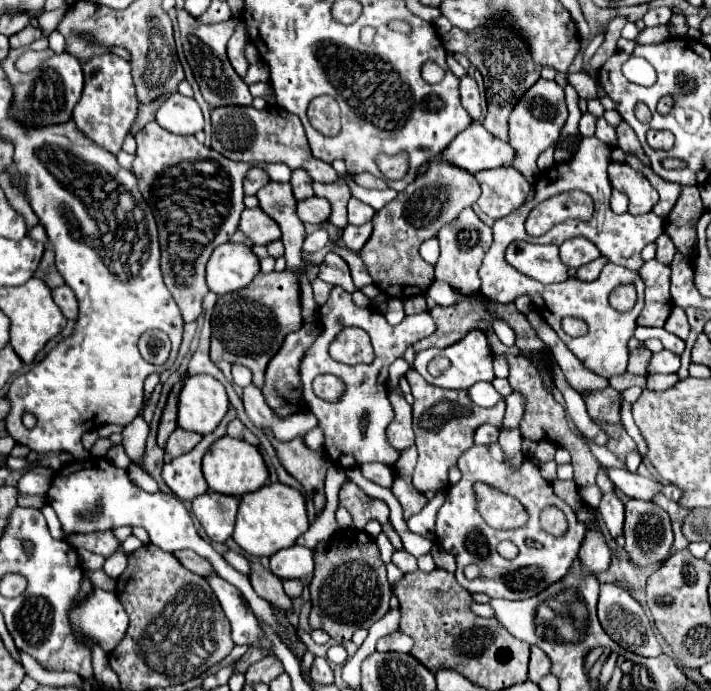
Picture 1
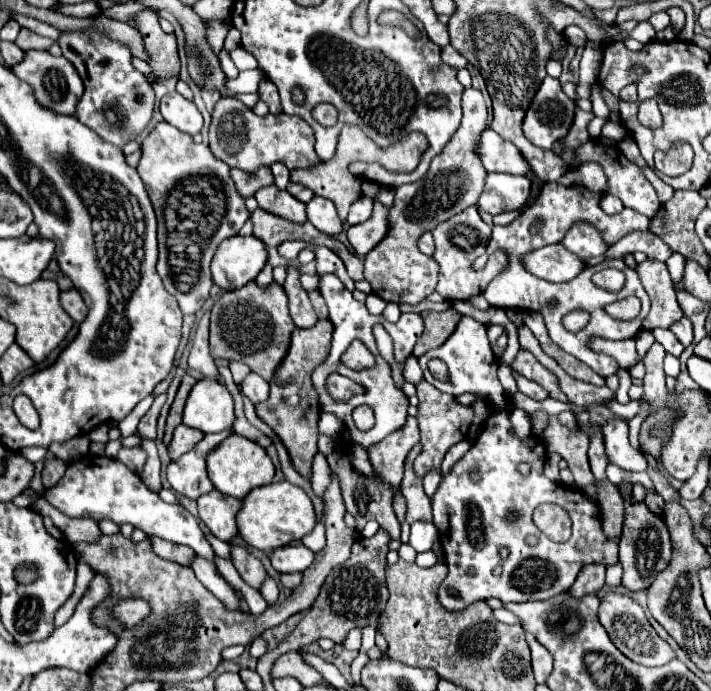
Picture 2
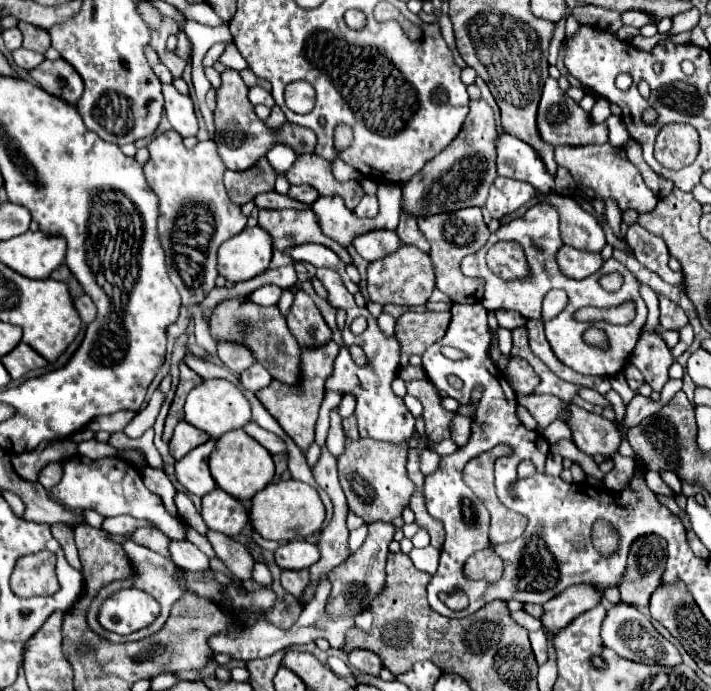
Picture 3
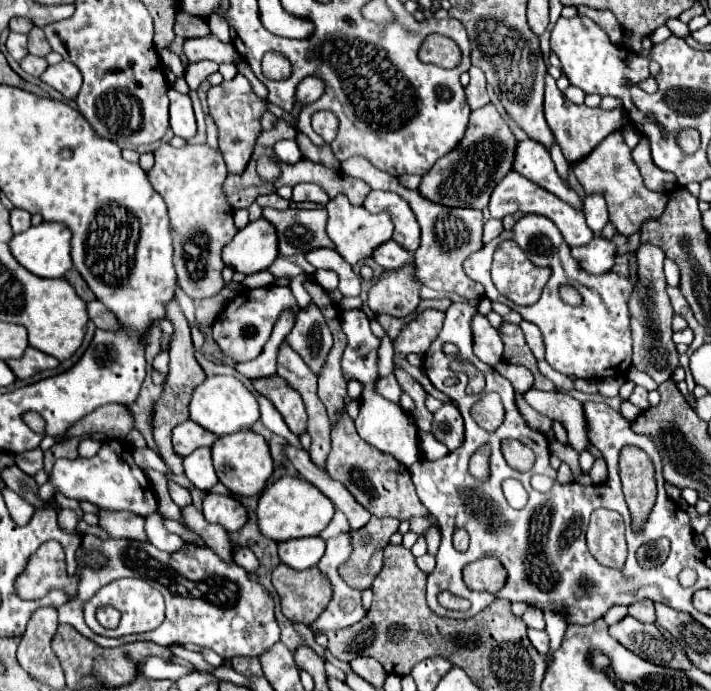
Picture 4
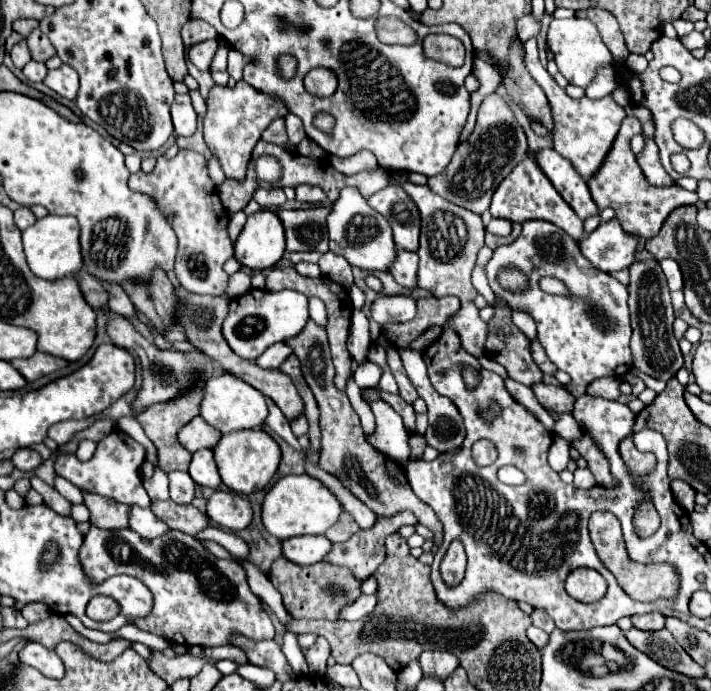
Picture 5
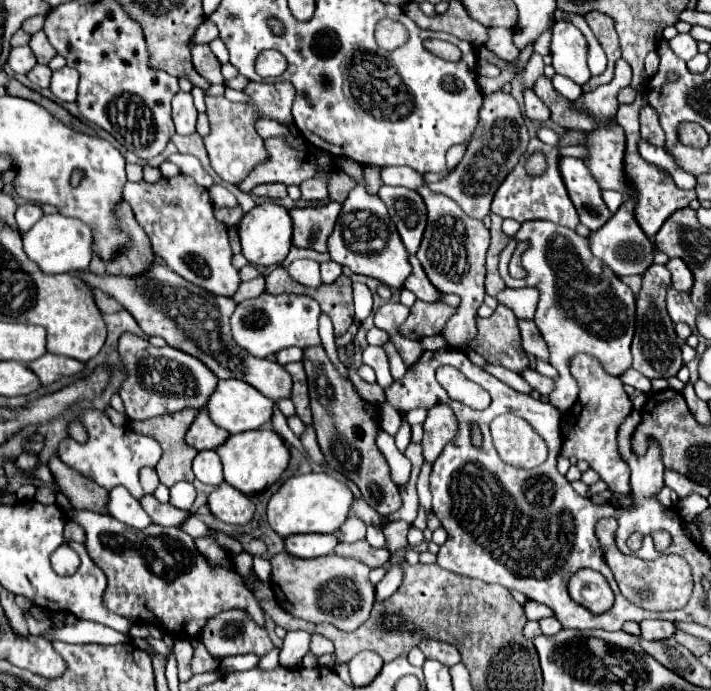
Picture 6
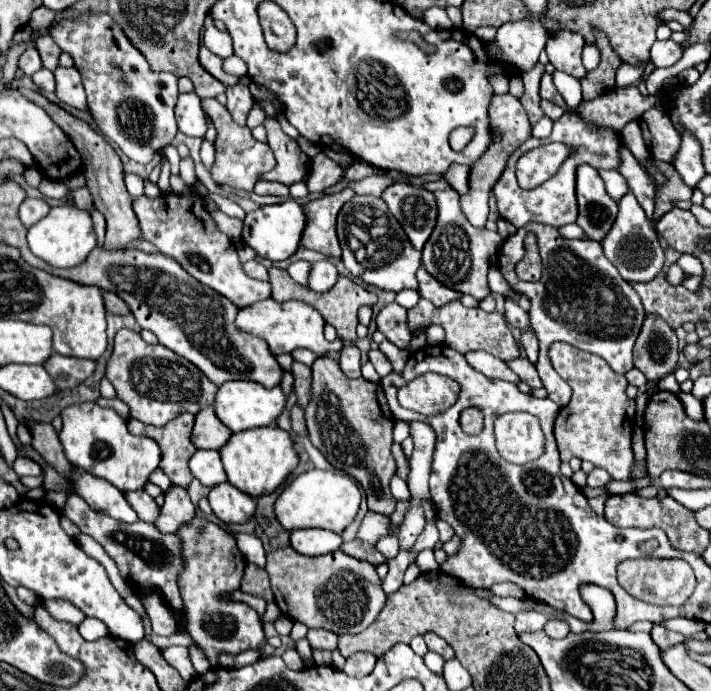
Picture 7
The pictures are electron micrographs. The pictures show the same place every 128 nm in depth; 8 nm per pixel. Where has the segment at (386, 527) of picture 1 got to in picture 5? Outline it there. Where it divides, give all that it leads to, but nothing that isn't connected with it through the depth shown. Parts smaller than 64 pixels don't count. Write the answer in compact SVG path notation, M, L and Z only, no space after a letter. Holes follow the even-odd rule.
M312 318L308 320L308 324L302 328L302 332L298 336L292 336L286 340L286 344L292 348L292 352L300 358L302 364L302 372L304 378L310 386L310 390L314 392L316 400L318 400L318 408L320 408L320 428L322 428L322 450L320 450L320 468L334 474L354 496L358 496L358 500L362 500L376 516L394 516L402 510L410 510L418 522L426 528L432 530L434 534L434 542L436 546L442 544L442 524L436 518L436 514L432 512L432 508L428 508L428 504L424 504L410 488L406 472L402 466L396 466L394 460L390 460L388 456L384 456L382 452L376 452L376 448L372 448L370 444L366 444L364 440L364 432L360 426L360 418L354 412L354 408L348 402L348 396L340 396L340 392L336 392L332 380L334 380L334 366L332 366L332 358L330 358L330 348L328 348L328 338L326 338L326 330L324 326L318 326Z

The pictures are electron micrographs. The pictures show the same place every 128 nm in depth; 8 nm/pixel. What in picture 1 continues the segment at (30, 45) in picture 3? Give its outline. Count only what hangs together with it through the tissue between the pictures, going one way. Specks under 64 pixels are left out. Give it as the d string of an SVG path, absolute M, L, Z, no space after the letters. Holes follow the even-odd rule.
M28 26L24 30L20 30L16 36L10 36L10 48L20 48L20 46L28 46L34 40L40 38L40 30L34 26Z

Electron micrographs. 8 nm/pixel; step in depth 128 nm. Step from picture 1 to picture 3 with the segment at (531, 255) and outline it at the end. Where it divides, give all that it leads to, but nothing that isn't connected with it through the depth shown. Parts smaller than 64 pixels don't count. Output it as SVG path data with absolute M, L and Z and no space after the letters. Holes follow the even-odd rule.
M562 246L556 252L556 262L558 262L560 272L568 278L574 278L574 280L580 280L580 278L594 274L604 264L600 254L576 250L572 246Z

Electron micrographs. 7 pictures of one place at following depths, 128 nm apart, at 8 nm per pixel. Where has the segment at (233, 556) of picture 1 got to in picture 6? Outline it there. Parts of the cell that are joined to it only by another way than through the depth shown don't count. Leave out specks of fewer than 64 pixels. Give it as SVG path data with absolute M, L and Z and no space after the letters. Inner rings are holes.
M176 482L172 488L170 488L170 502L178 508L184 508L184 510L190 510L192 504L196 500L196 490L190 482Z

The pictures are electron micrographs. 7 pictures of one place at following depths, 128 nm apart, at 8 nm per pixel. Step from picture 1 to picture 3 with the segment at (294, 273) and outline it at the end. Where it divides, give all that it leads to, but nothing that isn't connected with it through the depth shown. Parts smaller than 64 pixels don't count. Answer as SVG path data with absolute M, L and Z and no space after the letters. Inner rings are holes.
M250 296L224 300L218 304L210 316L210 334L216 342L234 342L248 348L256 362L260 362L274 380L296 384L300 374L300 346L292 332L288 330L286 318L280 308L274 306L258 306L252 304Z

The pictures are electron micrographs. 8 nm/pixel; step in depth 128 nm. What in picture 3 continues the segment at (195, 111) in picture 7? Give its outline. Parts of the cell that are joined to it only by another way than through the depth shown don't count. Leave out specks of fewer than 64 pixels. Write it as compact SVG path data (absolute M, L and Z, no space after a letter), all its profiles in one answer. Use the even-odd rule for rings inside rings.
M162 83L162 92L164 92L164 100L166 100L166 104L164 104L166 116L172 124L172 128L182 136L196 136L198 118L196 118L190 96L182 96L172 84Z

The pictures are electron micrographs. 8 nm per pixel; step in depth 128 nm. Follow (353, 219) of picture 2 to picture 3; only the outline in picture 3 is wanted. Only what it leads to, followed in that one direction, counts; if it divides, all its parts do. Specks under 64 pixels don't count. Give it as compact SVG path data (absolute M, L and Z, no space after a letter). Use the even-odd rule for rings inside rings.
M364 196L354 212L358 218L372 218L376 214L376 196Z

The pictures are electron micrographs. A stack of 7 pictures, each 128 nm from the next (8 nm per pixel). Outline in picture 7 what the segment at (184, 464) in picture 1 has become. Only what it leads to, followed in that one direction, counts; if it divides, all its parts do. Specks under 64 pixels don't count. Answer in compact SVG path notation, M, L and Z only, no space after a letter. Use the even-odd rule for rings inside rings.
M198 450L190 458L190 470L204 486L210 488L226 482L226 472L218 450Z

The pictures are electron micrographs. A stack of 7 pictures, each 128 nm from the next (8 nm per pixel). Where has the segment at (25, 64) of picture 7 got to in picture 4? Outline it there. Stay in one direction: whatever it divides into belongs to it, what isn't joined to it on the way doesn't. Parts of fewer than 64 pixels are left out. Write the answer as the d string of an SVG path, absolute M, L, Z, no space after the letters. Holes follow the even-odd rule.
M10 32L8 40L6 40L6 48L8 48L8 52L12 54L12 58L14 58L16 62L20 62L20 60L28 54L28 50L26 50L26 34Z

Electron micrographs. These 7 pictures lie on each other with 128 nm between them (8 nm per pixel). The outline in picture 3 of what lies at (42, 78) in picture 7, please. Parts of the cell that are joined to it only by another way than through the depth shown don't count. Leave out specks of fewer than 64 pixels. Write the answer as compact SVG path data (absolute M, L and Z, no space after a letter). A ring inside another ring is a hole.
M18 48L18 50L12 52L12 60L20 68L24 68L24 70L32 70L32 68L36 68L44 60L44 56L42 54L36 54L36 52L30 52L26 48Z

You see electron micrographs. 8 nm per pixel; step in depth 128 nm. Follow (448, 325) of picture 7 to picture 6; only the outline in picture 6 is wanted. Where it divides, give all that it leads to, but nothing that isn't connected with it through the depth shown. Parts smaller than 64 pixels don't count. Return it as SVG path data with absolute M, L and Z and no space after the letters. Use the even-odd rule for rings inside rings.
M416 300L416 304L410 308L410 316L400 326L398 332L406 338L412 338L412 340L422 340L422 336L434 336L442 330L446 320L454 312L456 310L446 304ZM498 304L490 318L478 318L478 336L468 348L482 354L490 364L500 364L518 374L530 366L530 358L522 350L518 320L504 304Z

